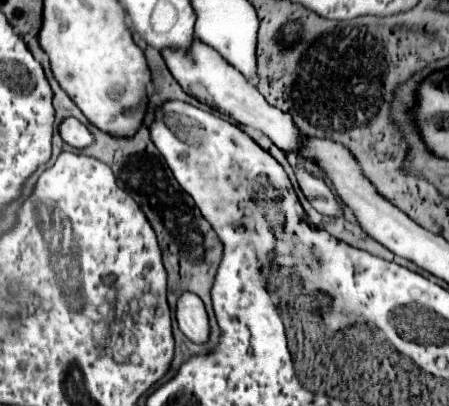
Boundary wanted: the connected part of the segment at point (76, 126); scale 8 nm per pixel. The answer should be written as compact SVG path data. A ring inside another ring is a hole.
M64 118L58 124L58 132L60 132L62 140L74 148L86 148L94 140L92 134L88 132L88 128L82 122L78 122L76 118Z

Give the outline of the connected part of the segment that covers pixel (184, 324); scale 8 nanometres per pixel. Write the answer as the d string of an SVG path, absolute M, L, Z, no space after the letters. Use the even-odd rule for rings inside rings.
M182 294L178 300L178 308L176 308L176 318L178 318L178 326L180 330L186 334L188 340L192 340L194 344L206 344L210 338L210 322L208 322L208 314L204 310L202 300L196 294Z

